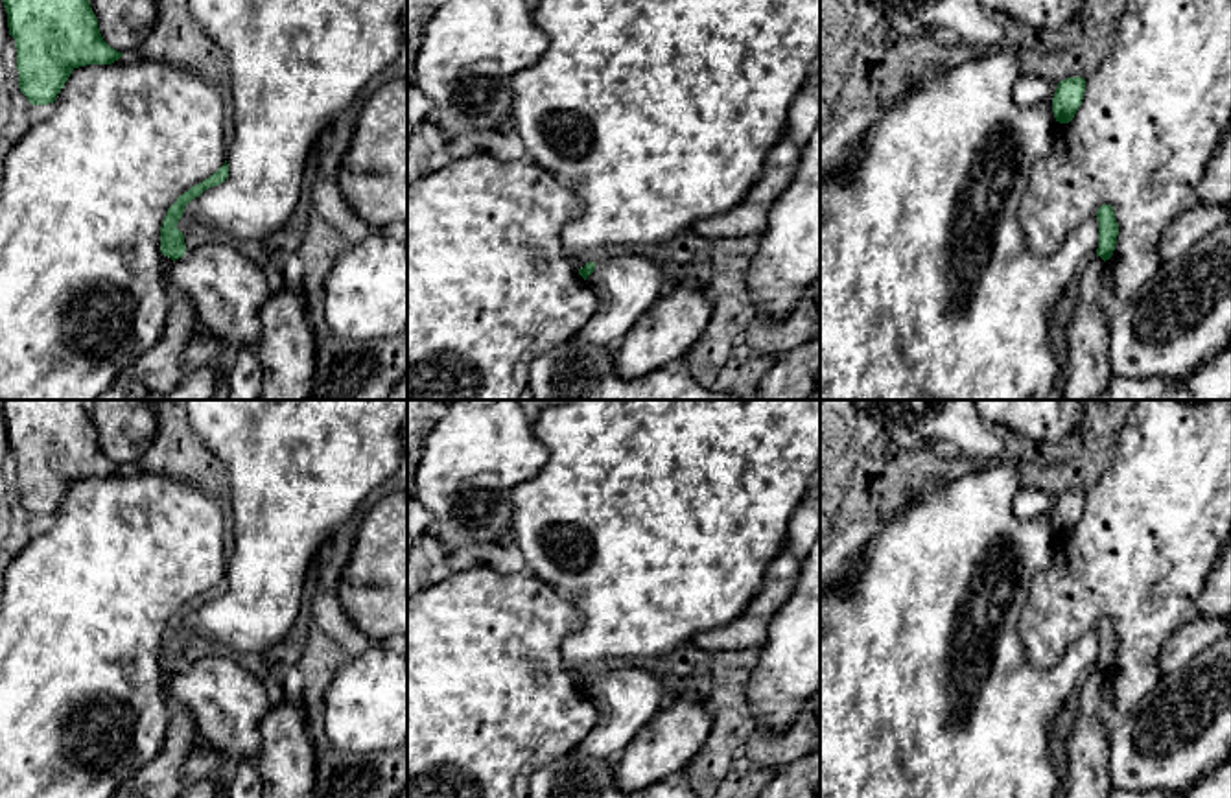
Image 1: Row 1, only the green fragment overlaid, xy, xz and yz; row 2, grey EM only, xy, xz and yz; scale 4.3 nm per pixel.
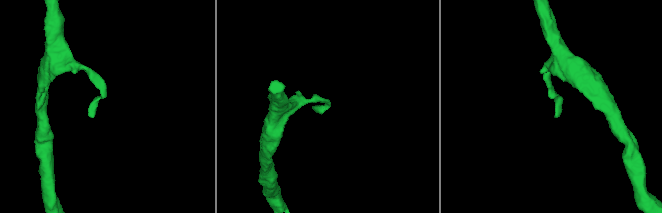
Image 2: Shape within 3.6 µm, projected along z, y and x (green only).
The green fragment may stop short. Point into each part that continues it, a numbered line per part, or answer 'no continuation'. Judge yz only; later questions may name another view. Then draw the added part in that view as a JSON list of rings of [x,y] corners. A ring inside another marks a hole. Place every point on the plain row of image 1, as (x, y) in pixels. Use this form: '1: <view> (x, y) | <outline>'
no continuation

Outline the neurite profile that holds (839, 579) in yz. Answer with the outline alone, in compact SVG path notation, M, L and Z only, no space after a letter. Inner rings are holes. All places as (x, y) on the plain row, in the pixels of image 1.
M862 549L846 557L844 564L820 586L820 595L844 588L853 569L862 562Z

